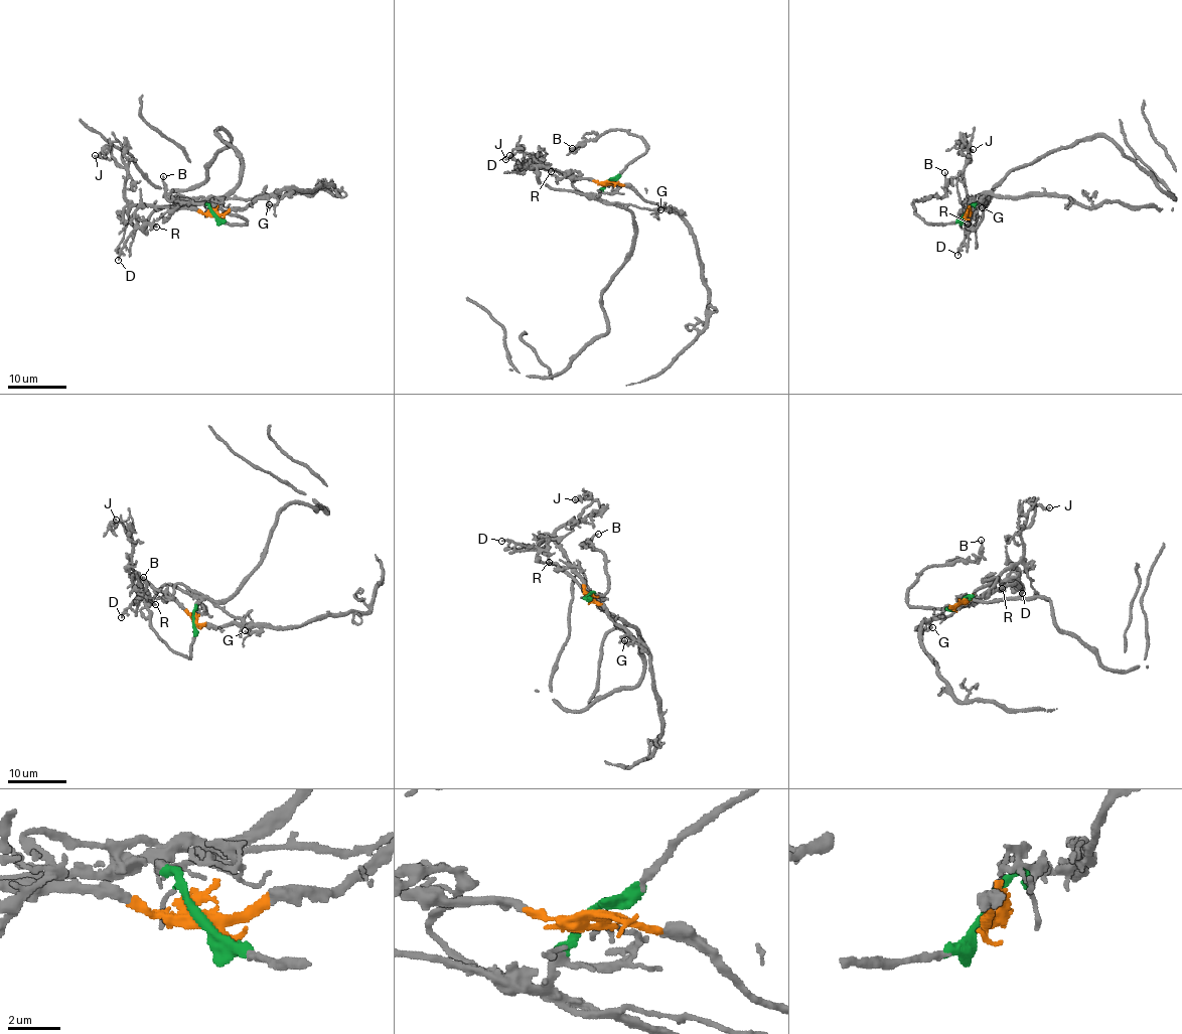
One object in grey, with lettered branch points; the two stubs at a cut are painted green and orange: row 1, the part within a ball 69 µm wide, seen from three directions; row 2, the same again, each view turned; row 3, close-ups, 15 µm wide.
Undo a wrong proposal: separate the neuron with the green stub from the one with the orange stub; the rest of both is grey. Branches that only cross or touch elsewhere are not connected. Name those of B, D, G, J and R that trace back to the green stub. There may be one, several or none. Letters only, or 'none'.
B, D, R

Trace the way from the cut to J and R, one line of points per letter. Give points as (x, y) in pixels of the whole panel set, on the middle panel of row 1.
J: (608, 180), (569, 178), (551, 169), (534, 167), (527, 161), (534, 158), (524, 161), (520, 151), (505, 159)
R: (608, 180), (597, 196), (580, 194), (555, 190), (538, 177), (537, 170), (543, 166), (551, 172)

